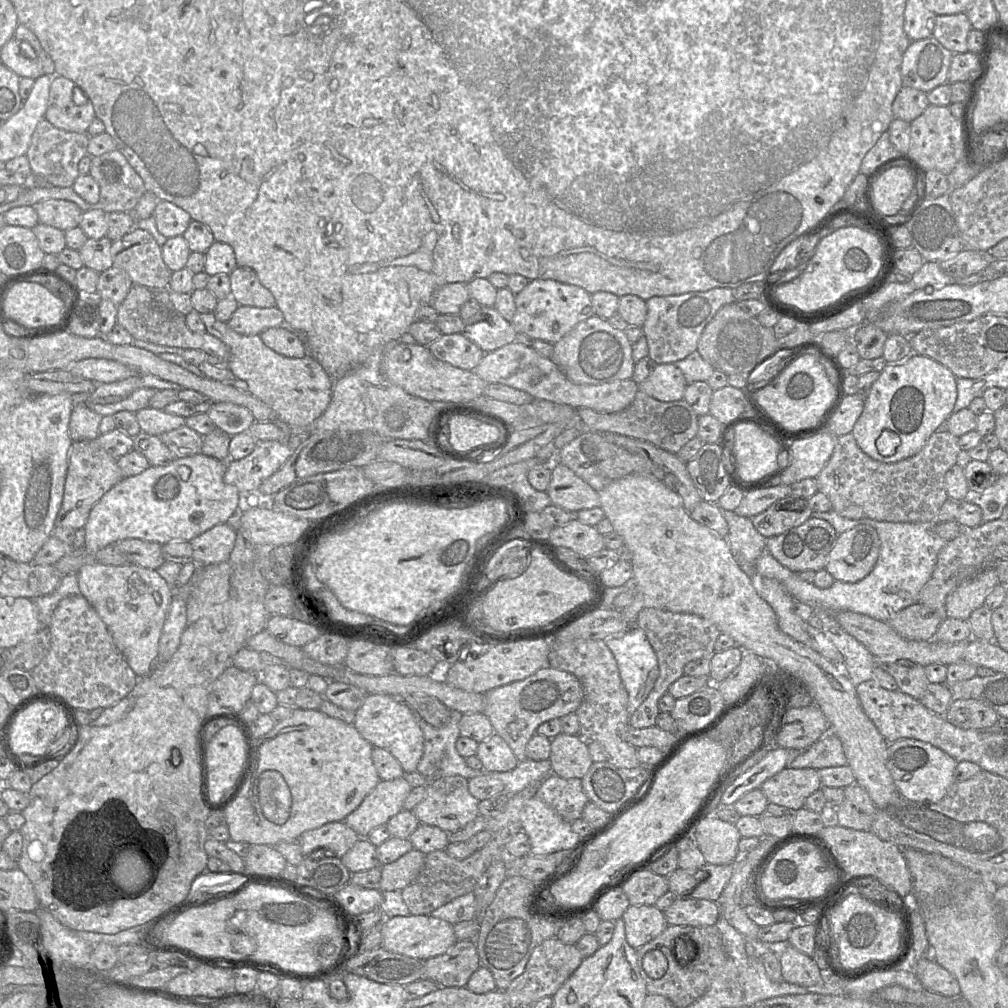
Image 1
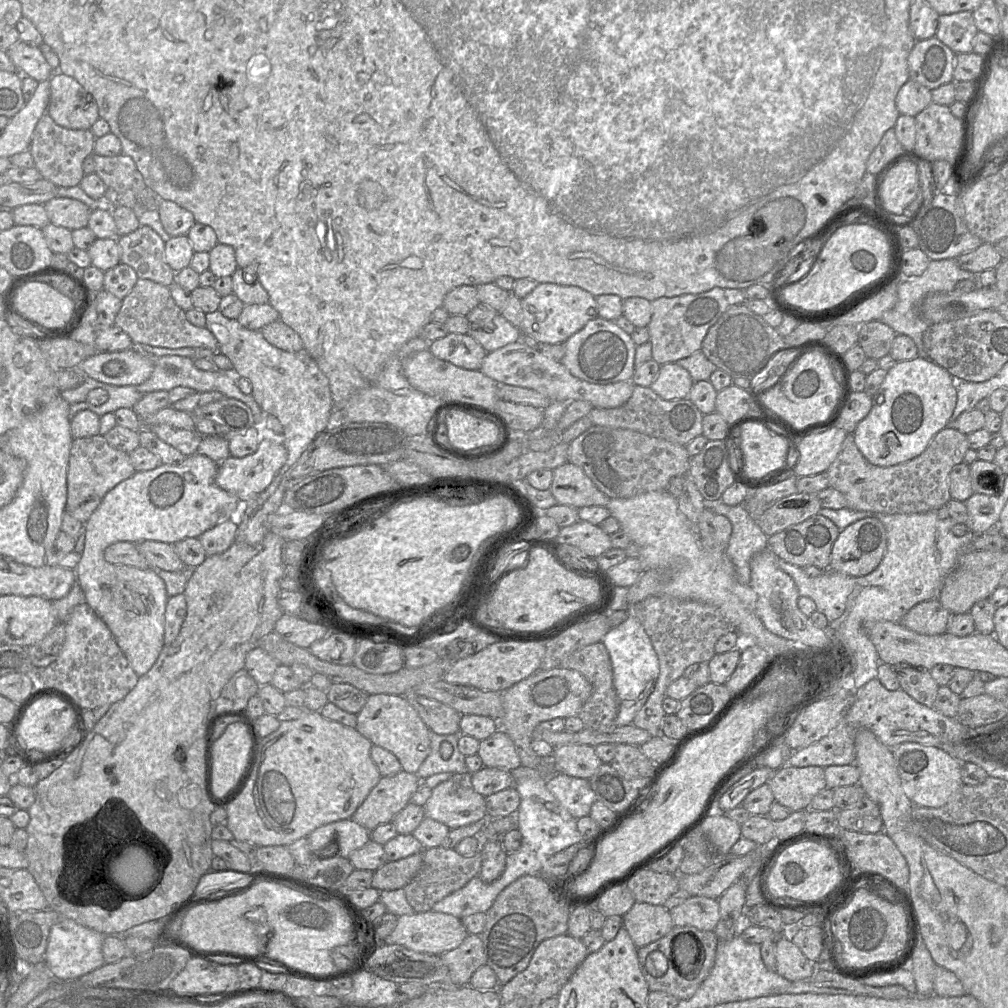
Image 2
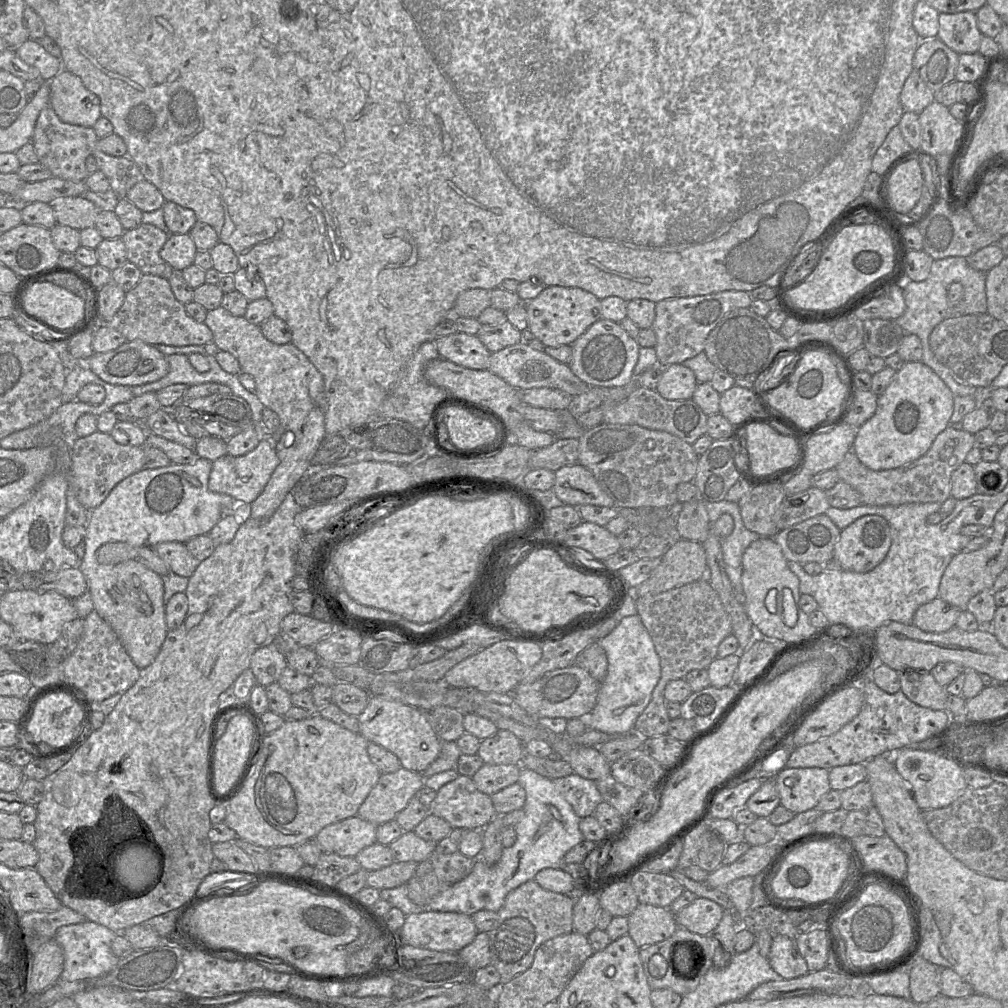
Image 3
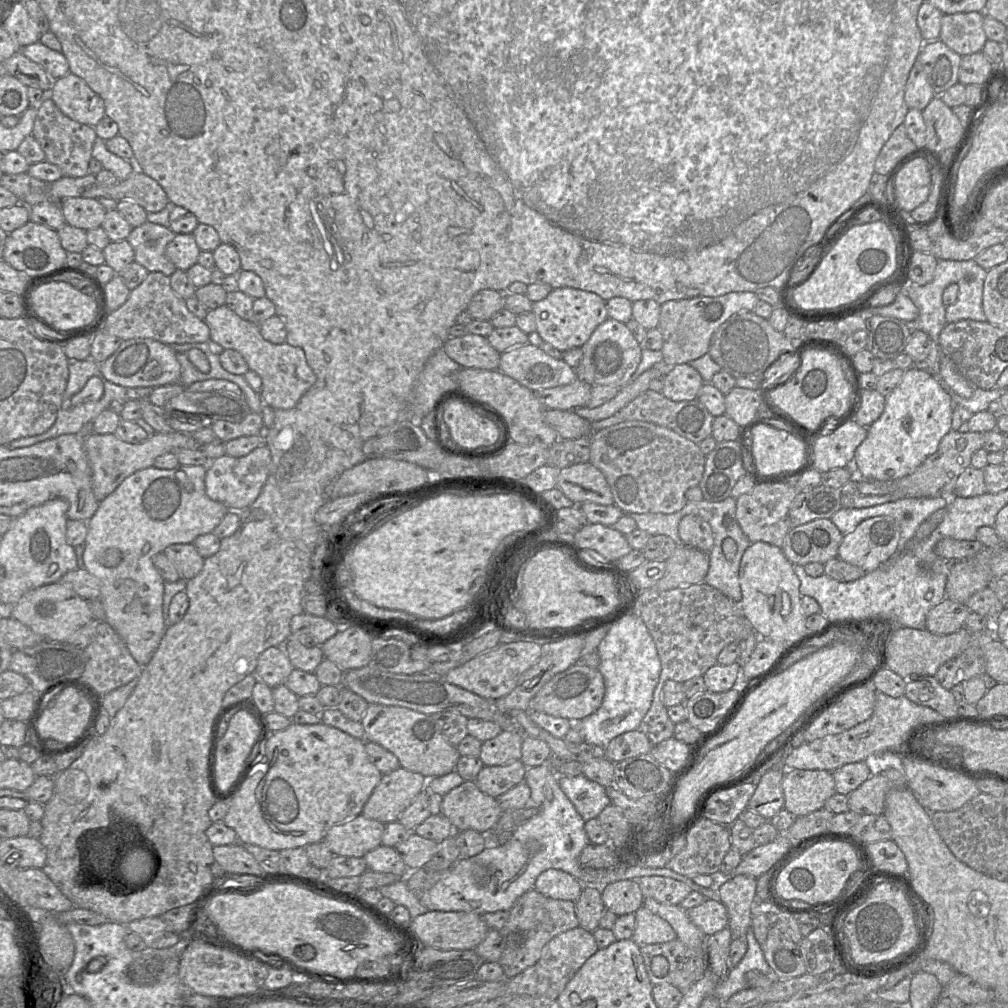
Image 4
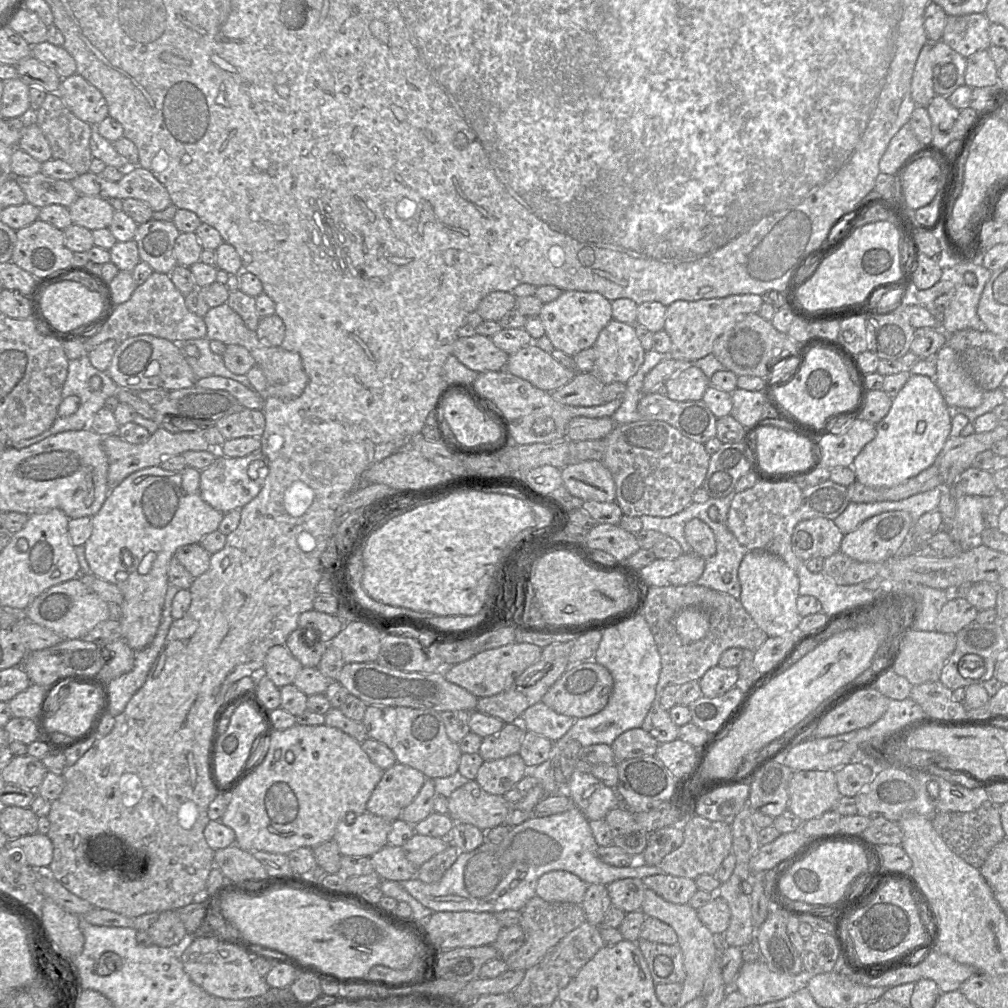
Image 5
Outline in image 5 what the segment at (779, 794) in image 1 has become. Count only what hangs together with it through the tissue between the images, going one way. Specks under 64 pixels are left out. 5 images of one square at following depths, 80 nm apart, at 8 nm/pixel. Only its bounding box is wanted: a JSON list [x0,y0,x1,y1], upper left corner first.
[787,770,841,822]

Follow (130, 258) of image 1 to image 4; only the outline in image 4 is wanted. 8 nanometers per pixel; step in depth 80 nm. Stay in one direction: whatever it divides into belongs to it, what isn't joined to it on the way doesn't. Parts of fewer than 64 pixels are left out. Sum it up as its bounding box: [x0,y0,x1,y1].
[126,221,177,277]

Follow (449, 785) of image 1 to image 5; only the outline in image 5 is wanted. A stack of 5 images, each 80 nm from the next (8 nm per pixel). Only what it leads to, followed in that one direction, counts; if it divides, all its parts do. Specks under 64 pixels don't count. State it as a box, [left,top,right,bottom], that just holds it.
[448,780,513,831]

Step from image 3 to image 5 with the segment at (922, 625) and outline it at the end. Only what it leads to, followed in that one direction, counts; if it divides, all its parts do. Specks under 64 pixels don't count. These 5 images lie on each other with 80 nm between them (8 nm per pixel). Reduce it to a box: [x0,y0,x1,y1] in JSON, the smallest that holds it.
[936,594,978,634]

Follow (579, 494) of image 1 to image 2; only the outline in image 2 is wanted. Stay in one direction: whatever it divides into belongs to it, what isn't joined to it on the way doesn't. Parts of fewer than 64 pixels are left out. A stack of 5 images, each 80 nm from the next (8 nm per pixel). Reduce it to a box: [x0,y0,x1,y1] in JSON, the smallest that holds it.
[549,461,611,508]

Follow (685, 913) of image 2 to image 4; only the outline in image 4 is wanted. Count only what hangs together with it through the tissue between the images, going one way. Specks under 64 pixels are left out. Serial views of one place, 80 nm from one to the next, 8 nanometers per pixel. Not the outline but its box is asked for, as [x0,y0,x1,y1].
[686,899,728,936]

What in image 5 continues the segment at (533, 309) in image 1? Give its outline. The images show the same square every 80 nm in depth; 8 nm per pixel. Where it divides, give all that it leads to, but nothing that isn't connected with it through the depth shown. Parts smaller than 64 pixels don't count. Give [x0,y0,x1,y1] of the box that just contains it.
[539,290,613,356]

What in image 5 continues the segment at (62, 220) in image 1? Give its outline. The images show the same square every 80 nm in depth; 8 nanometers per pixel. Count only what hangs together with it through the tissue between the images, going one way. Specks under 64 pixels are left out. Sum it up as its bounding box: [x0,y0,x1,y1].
[68,195,115,231]

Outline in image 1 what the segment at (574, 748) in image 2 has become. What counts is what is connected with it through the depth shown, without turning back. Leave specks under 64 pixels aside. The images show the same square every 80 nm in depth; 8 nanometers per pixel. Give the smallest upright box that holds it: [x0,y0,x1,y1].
[549,733,593,779]

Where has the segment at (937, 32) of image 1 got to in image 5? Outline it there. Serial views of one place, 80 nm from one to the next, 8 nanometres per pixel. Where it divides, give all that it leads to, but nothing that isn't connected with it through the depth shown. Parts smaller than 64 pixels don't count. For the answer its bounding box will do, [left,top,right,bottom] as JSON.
[941,13,991,58]

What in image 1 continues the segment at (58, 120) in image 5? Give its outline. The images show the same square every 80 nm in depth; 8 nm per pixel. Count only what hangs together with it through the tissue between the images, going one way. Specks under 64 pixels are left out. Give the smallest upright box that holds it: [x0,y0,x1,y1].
[26,118,90,187]

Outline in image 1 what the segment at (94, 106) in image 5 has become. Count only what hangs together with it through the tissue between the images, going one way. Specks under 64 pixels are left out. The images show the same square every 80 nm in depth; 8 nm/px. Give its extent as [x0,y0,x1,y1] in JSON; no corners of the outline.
[44,76,95,133]

